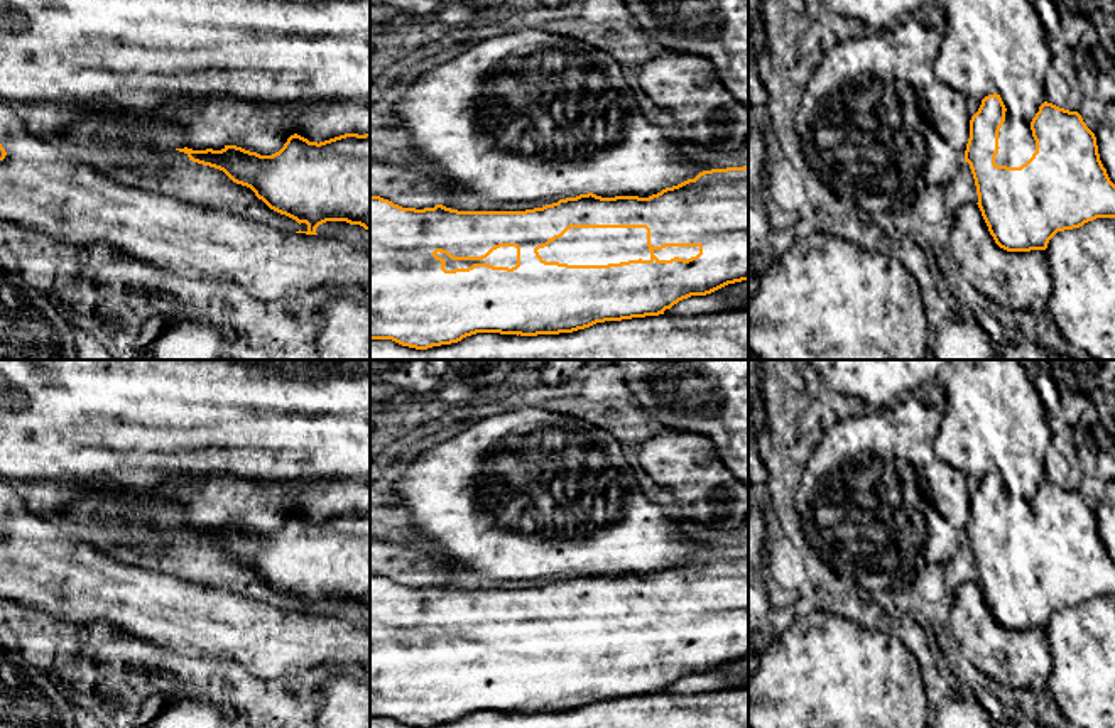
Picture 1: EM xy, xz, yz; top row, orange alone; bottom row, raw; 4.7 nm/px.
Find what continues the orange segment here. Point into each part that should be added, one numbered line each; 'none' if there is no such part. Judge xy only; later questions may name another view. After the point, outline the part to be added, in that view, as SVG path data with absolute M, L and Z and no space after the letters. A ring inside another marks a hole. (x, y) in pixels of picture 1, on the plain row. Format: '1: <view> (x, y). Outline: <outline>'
none

